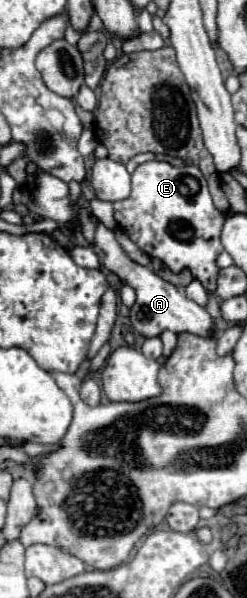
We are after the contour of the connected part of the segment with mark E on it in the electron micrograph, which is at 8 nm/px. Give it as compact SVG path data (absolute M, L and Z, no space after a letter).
M158 160L138 166L132 174L130 196L114 202L114 218L142 252L162 260L162 264L174 274L188 268L192 278L198 280L208 294L216 294L216 280L220 272L216 258L224 250L220 232L226 216L216 210L206 178L198 166L186 164L176 168Z

